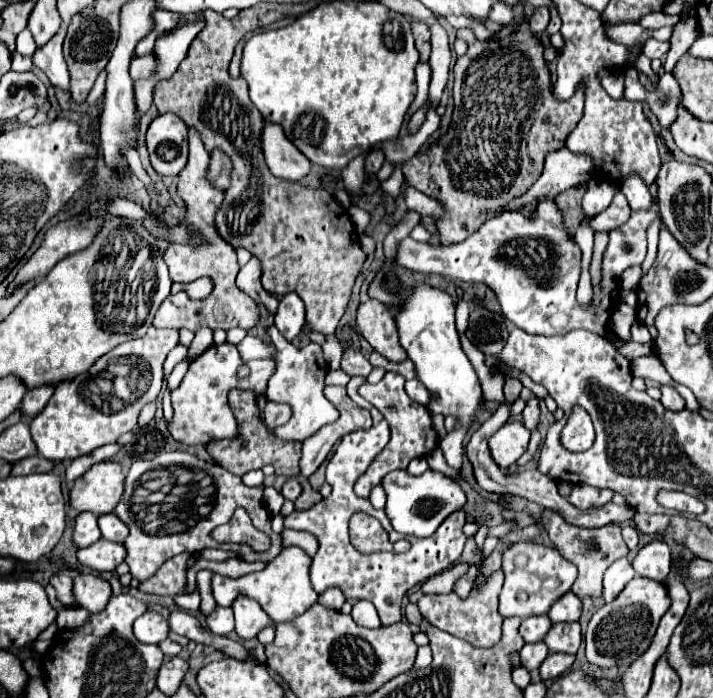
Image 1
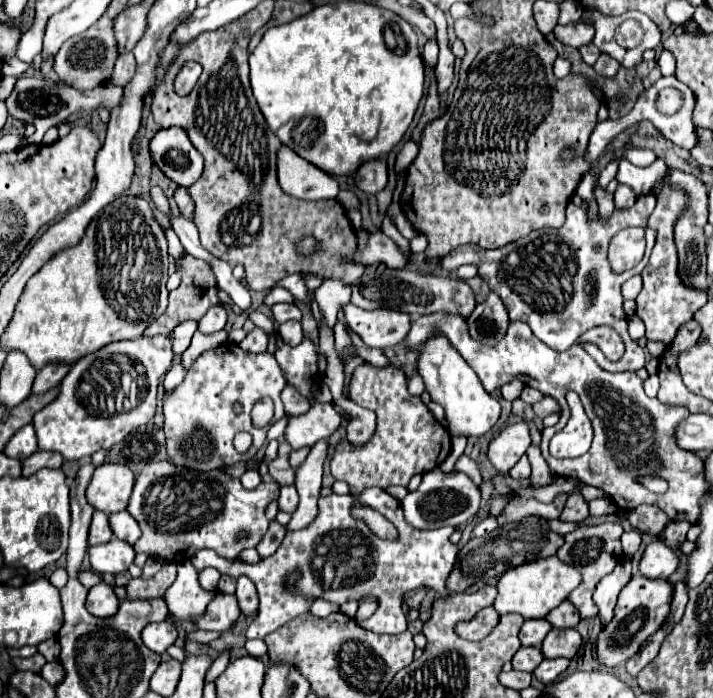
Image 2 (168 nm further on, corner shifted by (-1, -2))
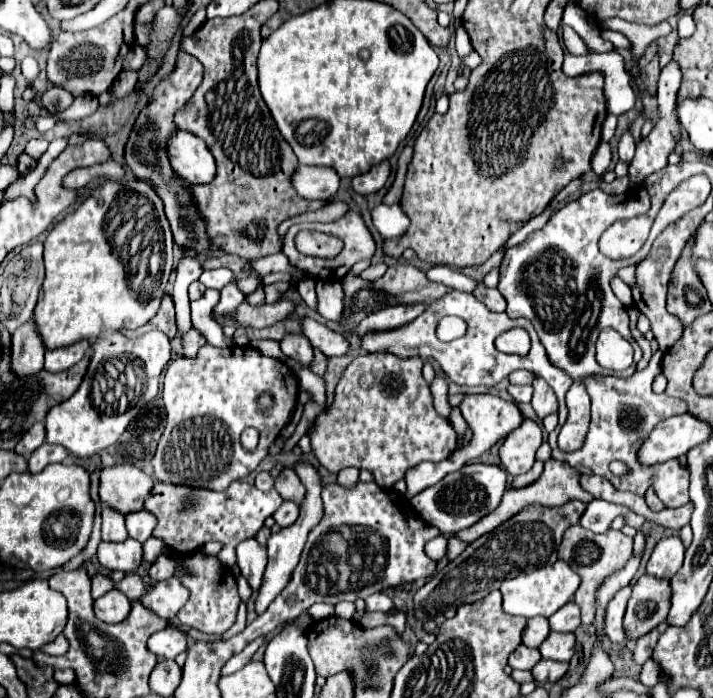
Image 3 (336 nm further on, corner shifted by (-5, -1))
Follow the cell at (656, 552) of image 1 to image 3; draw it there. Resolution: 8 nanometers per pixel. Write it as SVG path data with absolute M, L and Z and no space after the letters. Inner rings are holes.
M664 537L652 551L652 557L646 565L646 571L660 579L670 579L682 567L684 561L684 545L680 537Z

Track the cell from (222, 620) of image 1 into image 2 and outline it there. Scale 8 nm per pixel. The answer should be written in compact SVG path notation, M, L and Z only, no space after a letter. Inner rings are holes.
M218 592L218 596L208 604L204 616L196 618L196 626L202 630L226 632L234 626L238 616L240 616L240 608L236 598L232 594Z

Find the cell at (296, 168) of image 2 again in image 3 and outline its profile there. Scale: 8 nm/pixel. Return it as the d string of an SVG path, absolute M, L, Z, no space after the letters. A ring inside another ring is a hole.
M298 165L296 175L292 177L292 183L294 183L294 189L298 191L300 197L326 201L336 195L340 177L334 169L328 169L328 167Z

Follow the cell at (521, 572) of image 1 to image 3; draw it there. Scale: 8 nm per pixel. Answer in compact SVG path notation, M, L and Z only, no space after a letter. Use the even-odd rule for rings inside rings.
M556 561L554 565L546 565L542 569L536 569L532 573L520 573L514 579L506 579L500 585L502 593L502 607L508 615L520 615L526 619L532 619L536 615L540 617L550 617L554 615L564 603L572 601L576 589L580 585L578 573L574 573L564 561Z

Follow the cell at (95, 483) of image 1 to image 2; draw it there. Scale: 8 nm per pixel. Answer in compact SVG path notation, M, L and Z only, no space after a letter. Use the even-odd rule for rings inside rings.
M102 464L96 468L86 490L88 504L104 514L122 512L128 506L134 486L134 474L122 464Z

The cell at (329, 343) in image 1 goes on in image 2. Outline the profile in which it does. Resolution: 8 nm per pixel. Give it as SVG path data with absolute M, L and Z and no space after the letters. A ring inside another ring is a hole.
M326 280L316 292L314 292L316 304L320 306L322 320L320 324L334 328L336 314L342 310L346 302L350 302L350 286L338 282L338 280Z

